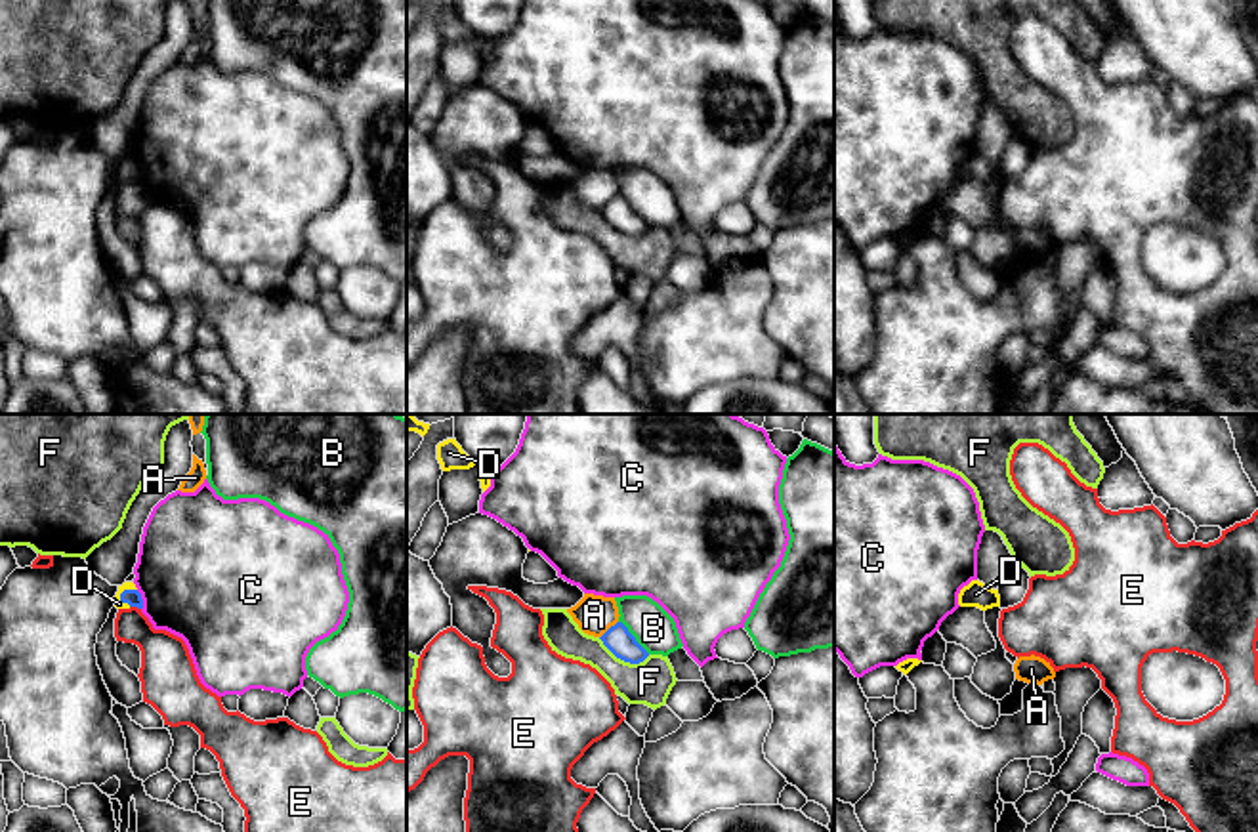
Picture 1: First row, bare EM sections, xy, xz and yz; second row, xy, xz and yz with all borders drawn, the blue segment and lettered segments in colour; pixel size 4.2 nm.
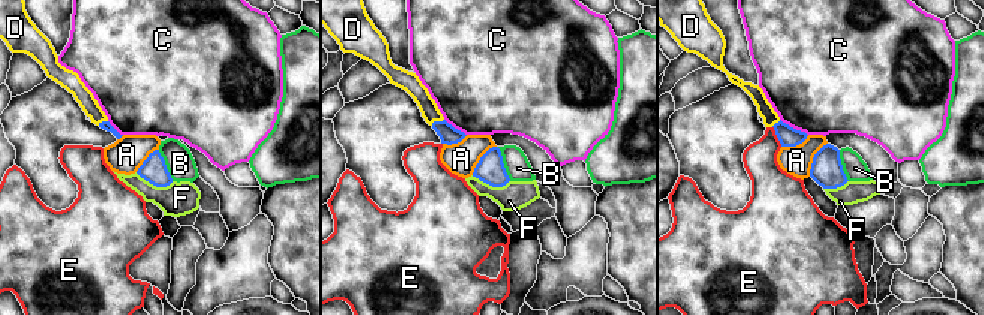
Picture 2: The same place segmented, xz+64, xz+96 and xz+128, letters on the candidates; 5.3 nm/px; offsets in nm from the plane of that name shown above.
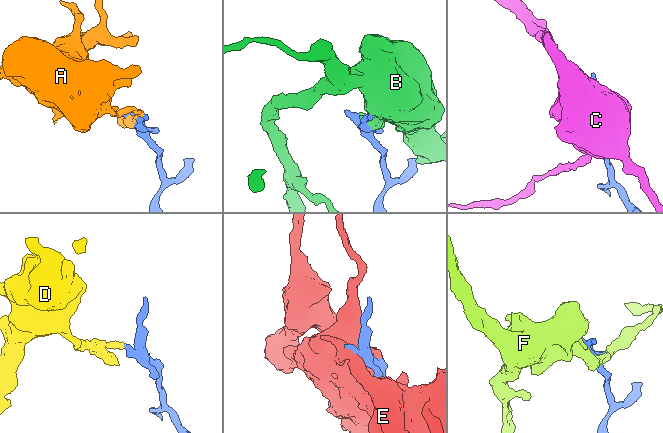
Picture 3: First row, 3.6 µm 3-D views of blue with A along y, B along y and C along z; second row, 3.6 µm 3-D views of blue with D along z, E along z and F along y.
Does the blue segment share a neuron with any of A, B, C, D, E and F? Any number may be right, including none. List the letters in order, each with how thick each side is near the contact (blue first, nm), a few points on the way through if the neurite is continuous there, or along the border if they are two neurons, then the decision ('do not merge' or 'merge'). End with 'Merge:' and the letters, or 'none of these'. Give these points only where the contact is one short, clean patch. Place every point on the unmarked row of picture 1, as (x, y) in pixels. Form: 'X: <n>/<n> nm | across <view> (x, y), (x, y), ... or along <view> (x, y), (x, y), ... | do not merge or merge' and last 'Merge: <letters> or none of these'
A: 110/160 nm | do not merge
B: 110/180 nm | do not merge
C: 70/500 nm | along xy (136, 163), (142, 182) | do not merge
D: 70/40 nm | across xy (132, 170), (125, 163), (119, 176) | merge
E: 70/200 nm | do not merge
F: 110/190 nm | do not merge
Merge: D

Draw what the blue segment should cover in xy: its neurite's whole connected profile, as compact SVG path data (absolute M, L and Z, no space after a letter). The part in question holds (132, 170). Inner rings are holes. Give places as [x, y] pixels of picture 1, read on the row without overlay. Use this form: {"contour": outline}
{"contour": "M124 155L122 158L118 158L118 164L115 168L115 179L116 181L130 181L130 179L143 181L141 166L137 164L134 155Z"}

